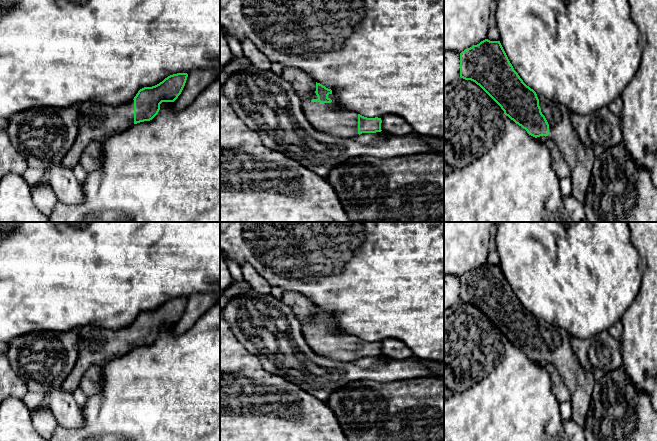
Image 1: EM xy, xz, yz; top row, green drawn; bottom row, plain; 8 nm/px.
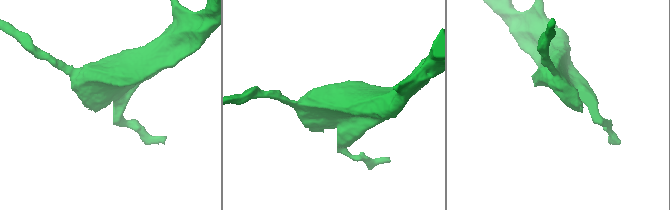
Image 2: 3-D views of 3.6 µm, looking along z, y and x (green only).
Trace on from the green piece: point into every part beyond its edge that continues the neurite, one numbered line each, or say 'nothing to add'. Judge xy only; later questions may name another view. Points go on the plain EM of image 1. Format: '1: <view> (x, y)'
1: xy (98, 346)

